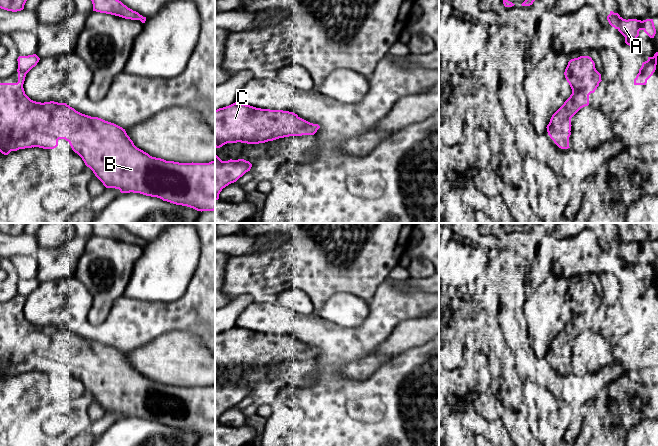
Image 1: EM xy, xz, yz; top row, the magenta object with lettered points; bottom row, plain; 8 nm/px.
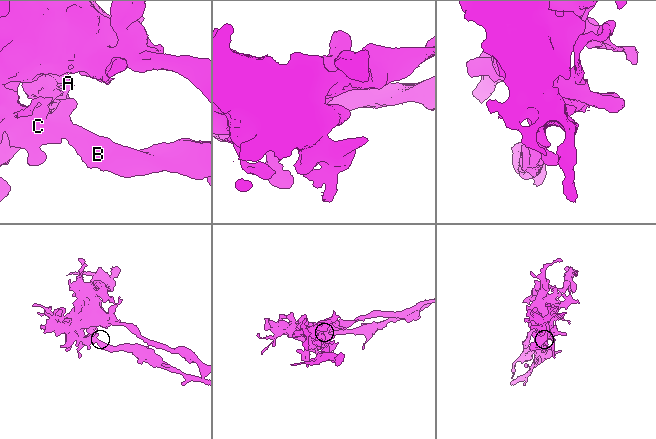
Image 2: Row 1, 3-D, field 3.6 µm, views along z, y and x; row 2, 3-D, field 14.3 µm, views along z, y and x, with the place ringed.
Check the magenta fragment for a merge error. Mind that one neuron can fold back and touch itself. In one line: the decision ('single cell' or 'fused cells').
single cell

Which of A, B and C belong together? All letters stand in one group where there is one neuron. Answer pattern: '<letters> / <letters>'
A B C

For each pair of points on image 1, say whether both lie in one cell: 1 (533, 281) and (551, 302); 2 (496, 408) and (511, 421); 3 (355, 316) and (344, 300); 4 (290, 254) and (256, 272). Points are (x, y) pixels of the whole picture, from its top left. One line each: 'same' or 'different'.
1: different
2: different
3: same
4: same

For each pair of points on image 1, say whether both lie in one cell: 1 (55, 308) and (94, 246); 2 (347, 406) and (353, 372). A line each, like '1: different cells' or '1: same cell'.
1: different cells
2: different cells

